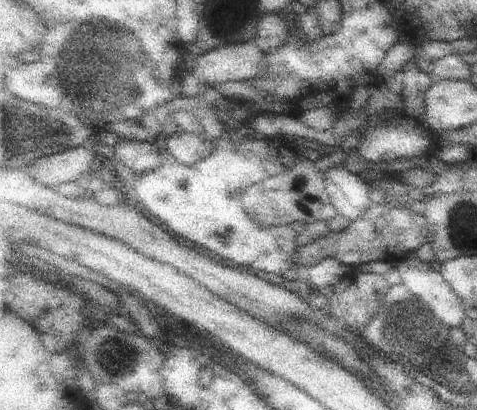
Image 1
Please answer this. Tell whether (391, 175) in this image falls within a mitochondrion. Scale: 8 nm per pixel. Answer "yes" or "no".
no

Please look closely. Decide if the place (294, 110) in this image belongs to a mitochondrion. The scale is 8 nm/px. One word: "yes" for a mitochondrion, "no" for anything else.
no

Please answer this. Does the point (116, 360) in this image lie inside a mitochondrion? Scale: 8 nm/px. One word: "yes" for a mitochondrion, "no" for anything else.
yes

